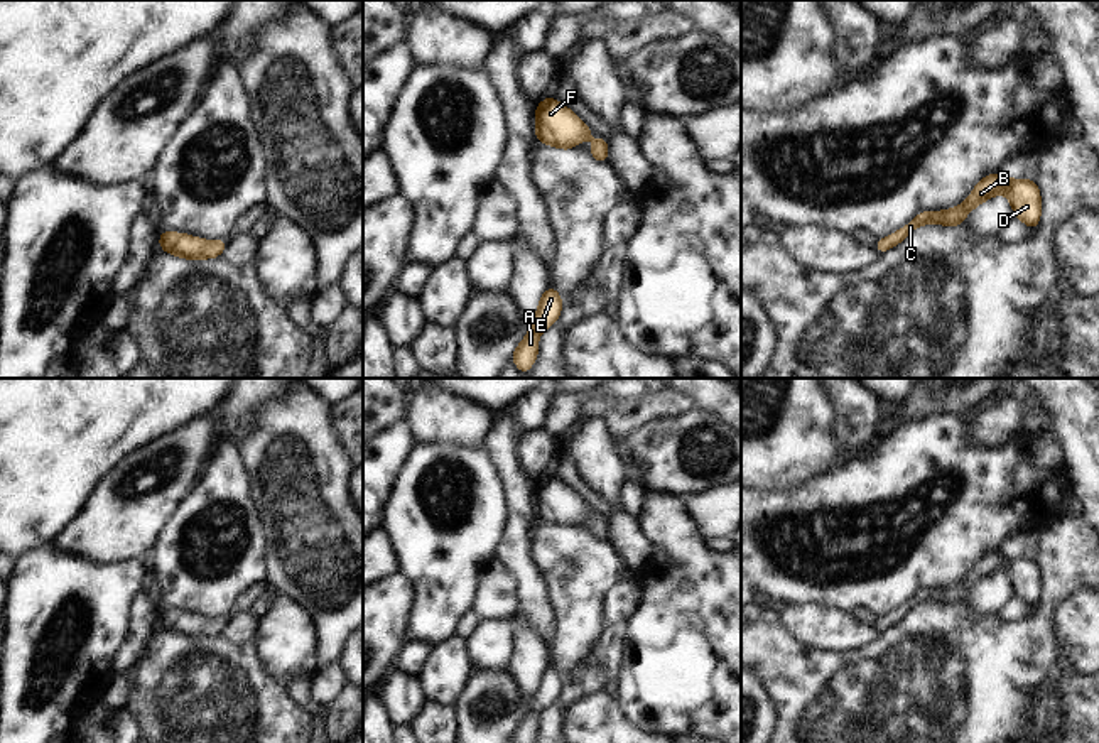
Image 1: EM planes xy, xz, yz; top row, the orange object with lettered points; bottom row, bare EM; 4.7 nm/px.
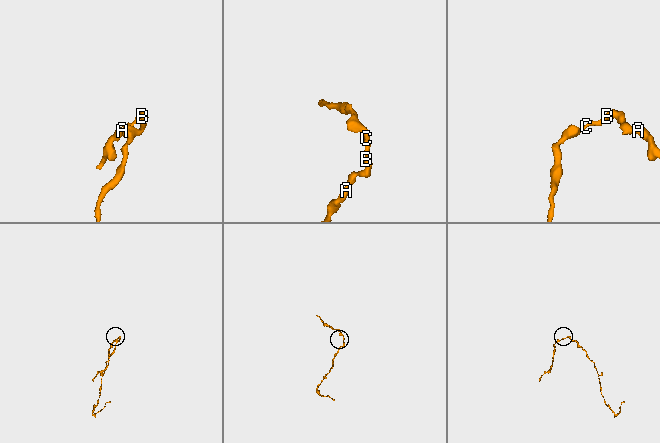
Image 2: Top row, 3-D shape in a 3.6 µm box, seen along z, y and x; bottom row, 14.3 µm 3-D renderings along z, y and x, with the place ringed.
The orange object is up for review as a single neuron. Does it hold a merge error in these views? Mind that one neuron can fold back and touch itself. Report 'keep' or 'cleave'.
keep

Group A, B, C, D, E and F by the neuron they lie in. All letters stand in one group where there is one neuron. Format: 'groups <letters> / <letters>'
groups A B C D E F

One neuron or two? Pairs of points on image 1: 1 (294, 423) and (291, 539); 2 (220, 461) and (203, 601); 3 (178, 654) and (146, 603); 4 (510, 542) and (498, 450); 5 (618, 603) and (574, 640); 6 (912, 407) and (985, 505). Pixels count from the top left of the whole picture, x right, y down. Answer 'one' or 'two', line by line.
1: one
2: one
3: two
4: one
5: two
6: two

